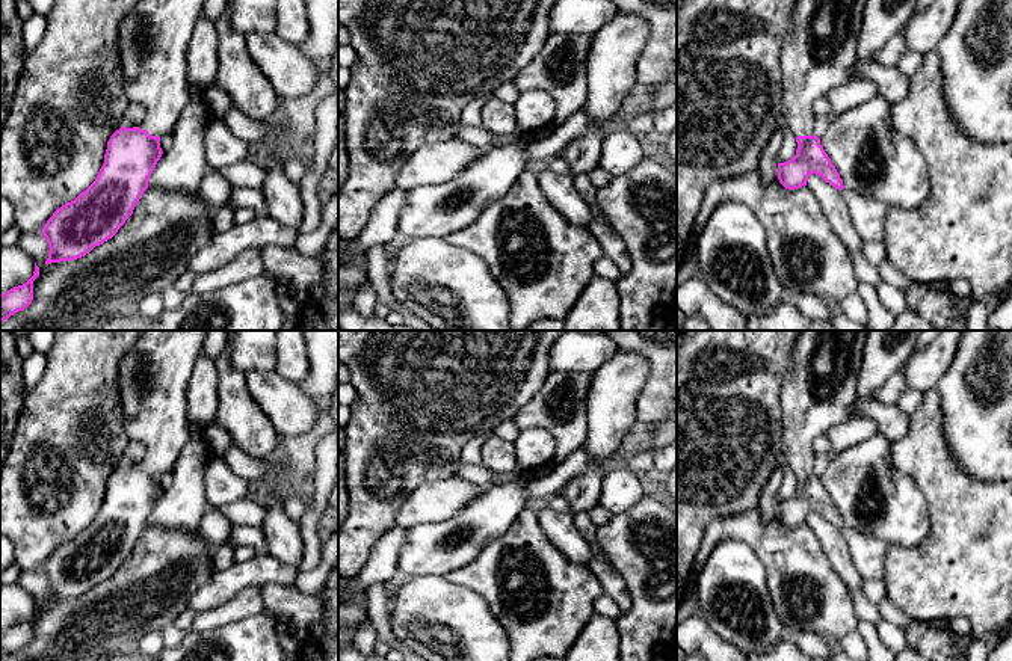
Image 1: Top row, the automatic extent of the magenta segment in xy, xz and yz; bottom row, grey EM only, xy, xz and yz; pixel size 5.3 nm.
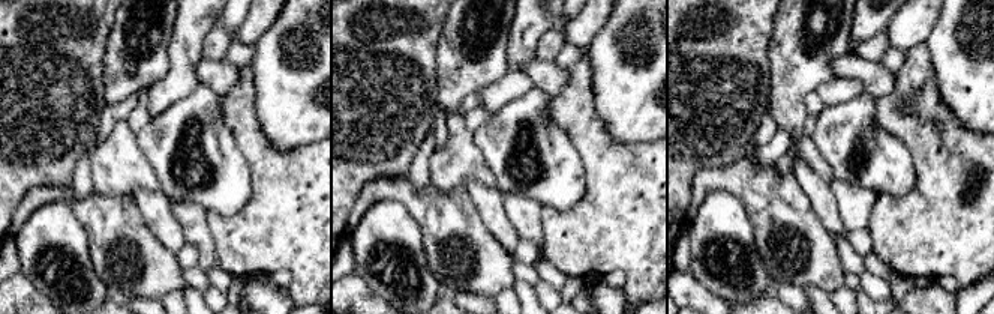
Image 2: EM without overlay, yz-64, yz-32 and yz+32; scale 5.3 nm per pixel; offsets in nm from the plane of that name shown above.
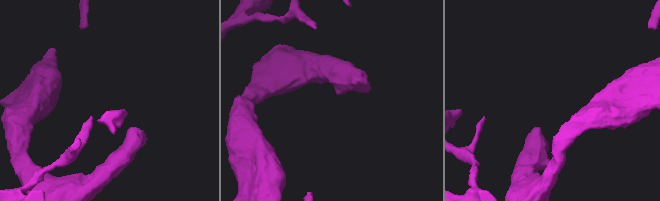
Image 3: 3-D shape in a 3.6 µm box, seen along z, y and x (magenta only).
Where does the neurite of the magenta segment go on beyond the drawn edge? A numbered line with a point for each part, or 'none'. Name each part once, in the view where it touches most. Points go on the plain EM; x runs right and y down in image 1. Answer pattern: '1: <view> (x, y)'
1: xy (153, 378)

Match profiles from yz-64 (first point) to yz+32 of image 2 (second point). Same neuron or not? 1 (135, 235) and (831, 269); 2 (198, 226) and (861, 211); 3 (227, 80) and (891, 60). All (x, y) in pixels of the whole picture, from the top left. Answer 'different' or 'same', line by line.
1: same
2: same
3: different

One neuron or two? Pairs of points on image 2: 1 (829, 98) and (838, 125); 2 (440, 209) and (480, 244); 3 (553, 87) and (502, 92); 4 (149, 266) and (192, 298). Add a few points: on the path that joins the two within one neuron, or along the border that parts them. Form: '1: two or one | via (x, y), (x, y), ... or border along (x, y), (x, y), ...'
1: two | border along (862, 92), (825, 108)
2: one | via (450, 220), (470, 239)
3: two | border along (534, 57), (523, 66), (534, 86)
4: two | border along (188, 284), (182, 292)

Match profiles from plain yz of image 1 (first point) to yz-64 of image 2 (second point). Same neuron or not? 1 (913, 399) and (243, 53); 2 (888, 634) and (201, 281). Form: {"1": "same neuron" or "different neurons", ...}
{"1": "same neuron", "2": "different neurons"}

